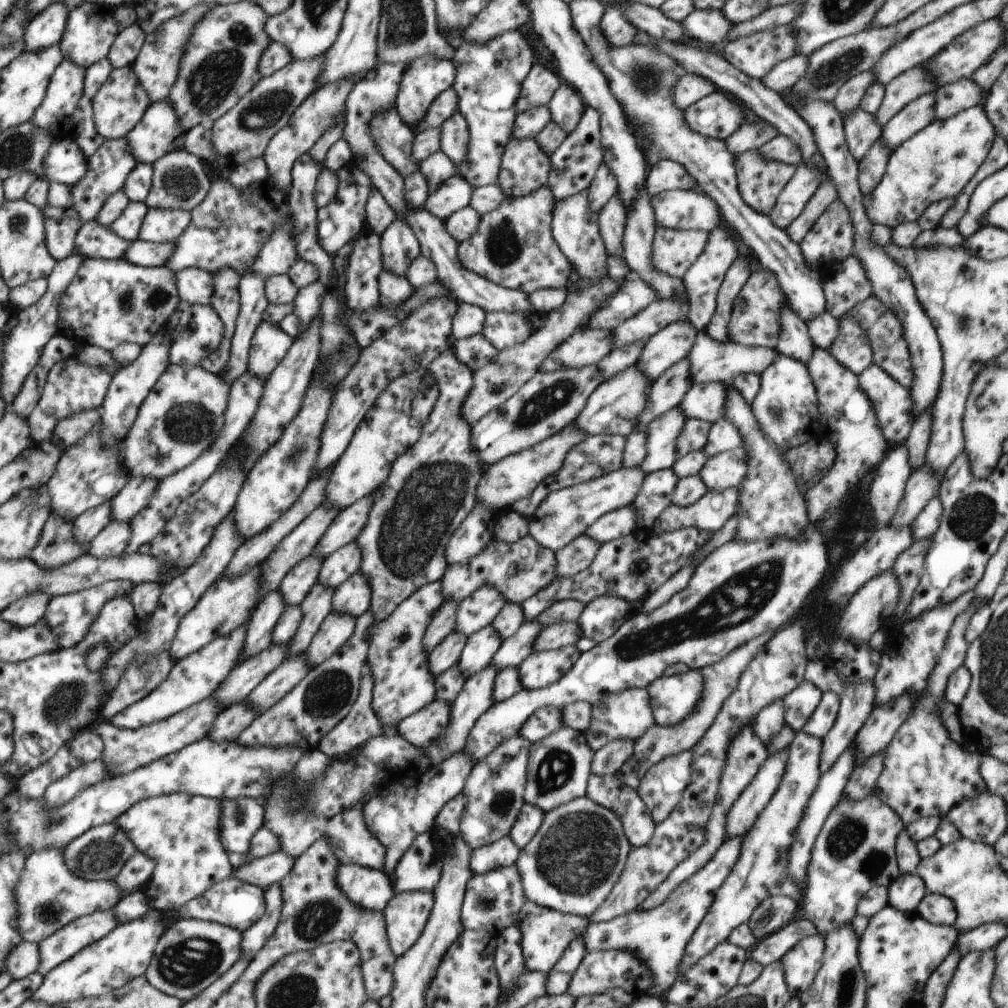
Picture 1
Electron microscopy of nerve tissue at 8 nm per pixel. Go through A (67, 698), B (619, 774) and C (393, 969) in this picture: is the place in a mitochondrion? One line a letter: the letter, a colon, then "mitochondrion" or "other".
A: mitochondrion
B: other
C: other

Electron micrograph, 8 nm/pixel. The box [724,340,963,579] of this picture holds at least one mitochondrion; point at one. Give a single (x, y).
(777, 414)

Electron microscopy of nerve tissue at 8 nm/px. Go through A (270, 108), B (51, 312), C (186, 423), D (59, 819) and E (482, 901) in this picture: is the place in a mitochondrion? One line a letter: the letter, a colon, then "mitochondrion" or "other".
A: mitochondrion
B: other
C: mitochondrion
D: mitochondrion
E: mitochondrion

